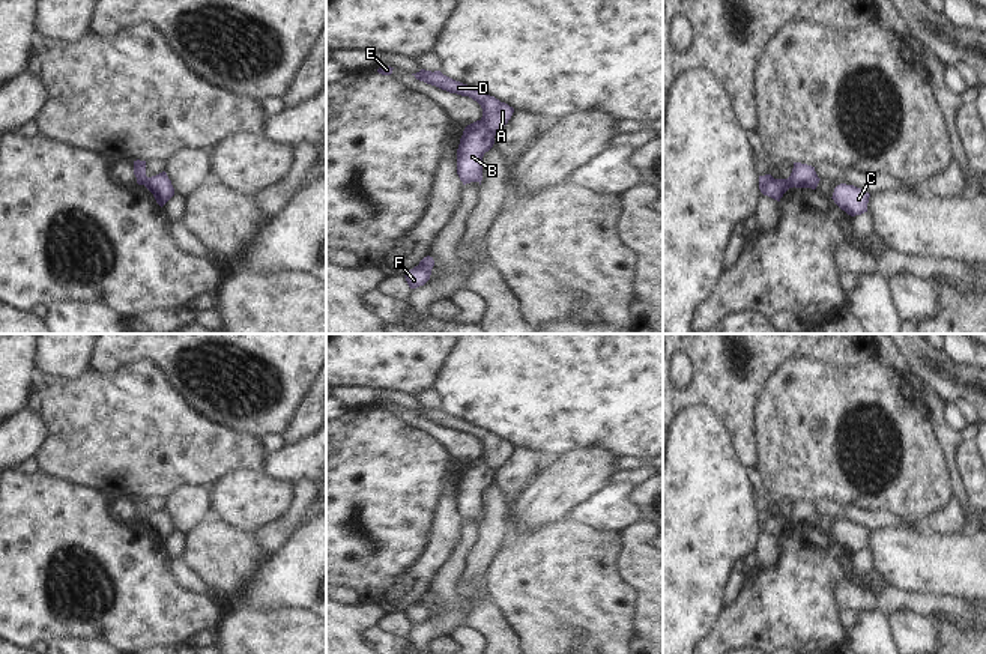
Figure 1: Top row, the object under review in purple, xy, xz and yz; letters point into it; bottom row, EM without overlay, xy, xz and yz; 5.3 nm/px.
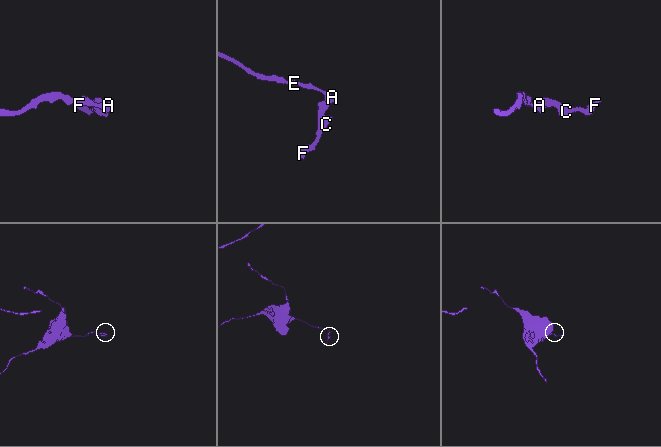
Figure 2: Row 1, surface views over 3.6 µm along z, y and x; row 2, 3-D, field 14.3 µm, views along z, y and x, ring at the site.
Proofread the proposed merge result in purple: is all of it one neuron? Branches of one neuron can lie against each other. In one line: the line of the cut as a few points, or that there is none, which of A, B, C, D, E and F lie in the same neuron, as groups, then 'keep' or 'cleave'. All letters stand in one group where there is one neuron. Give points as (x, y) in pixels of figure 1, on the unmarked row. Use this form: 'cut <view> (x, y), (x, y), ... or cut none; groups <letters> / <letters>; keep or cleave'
cut xz (481, 456), (495, 471); groups A D E / B C F; cleave

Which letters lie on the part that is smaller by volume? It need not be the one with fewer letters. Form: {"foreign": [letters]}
{"foreign": ["B", "C", "F"]}

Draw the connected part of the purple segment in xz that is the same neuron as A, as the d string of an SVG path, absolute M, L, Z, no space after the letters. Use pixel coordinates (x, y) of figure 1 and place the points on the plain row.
M421 406L416 410L412 410L416 416L424 418L427 421L436 422L449 430L457 430L461 433L469 433L476 438L482 445L482 460L485 465L495 472L508 460L511 456L514 445L505 439L501 439L495 433L484 430L482 427L476 427L467 421L455 418L440 407L425 407Z

